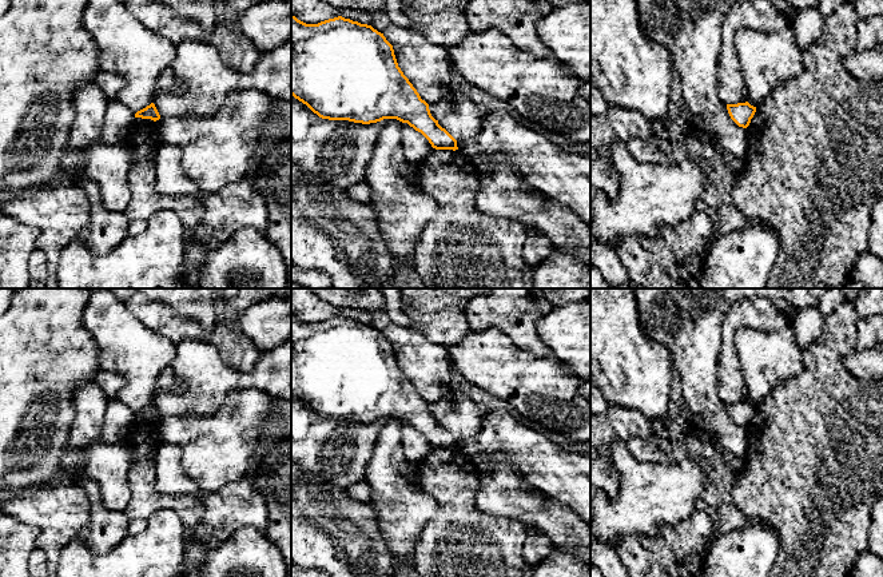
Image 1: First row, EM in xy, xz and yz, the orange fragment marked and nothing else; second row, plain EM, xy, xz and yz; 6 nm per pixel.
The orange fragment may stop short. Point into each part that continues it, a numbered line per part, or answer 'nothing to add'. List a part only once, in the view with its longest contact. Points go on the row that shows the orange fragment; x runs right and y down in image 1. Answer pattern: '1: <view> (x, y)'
nothing to add

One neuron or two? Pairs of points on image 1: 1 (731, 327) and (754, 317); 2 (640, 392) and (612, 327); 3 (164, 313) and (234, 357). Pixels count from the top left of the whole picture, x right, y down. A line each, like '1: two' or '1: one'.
1: one
2: one
3: one

